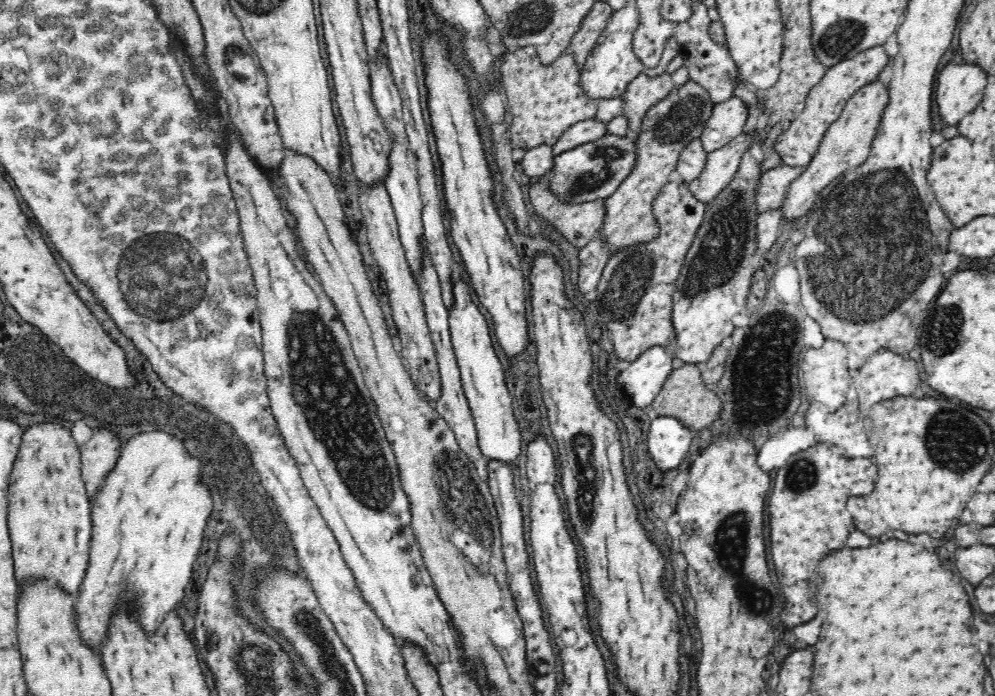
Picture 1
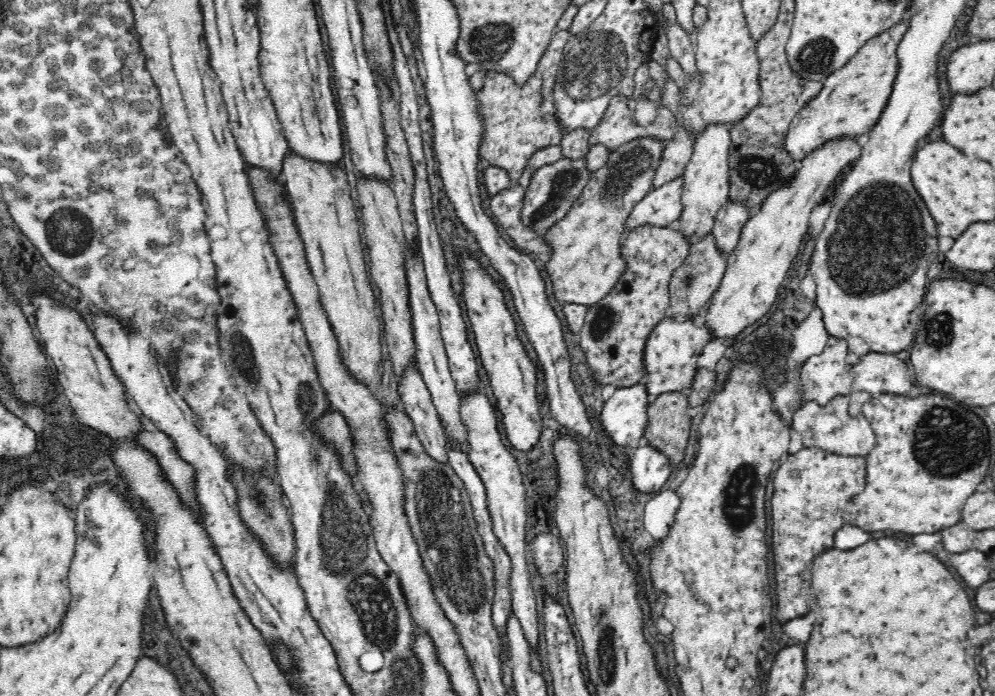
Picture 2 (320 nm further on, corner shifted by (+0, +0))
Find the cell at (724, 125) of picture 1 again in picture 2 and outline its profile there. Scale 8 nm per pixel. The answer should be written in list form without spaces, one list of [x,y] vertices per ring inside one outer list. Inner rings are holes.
[[[712,125],[702,131],[693,142],[691,159],[682,174],[682,215],[672,226],[687,240],[688,248],[710,236],[714,222],[721,207],[729,201],[730,173],[729,152],[731,146],[730,133],[724,125]]]

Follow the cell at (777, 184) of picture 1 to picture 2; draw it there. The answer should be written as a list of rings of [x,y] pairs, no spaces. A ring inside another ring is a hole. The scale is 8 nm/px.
[[[729,202],[726,206],[721,207],[711,232],[720,253],[726,255],[736,246],[736,243],[739,242],[741,231],[749,218],[749,211],[740,204]]]

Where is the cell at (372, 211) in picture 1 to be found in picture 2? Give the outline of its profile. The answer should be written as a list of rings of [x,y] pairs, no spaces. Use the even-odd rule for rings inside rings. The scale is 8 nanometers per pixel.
[[[416,364],[405,372],[405,377],[399,382],[397,389],[401,407],[414,423],[416,437],[422,443],[424,451],[438,463],[448,462],[444,429],[432,403],[430,391],[426,389]]]

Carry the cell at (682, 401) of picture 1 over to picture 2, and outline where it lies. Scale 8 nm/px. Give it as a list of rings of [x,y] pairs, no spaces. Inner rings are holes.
[[[674,391],[656,397],[646,410],[648,422],[643,436],[648,446],[660,451],[672,466],[682,466],[690,432],[691,419],[686,415],[688,407],[685,393]]]

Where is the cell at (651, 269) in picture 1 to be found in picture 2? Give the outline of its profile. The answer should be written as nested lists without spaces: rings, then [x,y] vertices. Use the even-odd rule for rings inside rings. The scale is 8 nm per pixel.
[[[644,225],[626,234],[622,246],[626,270],[606,298],[587,307],[579,332],[579,346],[594,382],[616,388],[630,388],[642,382],[644,348],[654,327],[668,316],[668,282],[688,253],[687,240],[672,226]]]

